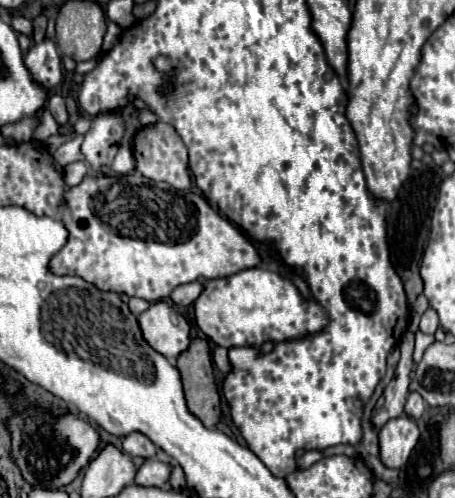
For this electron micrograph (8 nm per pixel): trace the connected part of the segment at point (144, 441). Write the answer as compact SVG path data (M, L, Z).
M140 432L126 434L122 438L122 450L130 456L144 456L144 458L154 458L156 454L156 446Z

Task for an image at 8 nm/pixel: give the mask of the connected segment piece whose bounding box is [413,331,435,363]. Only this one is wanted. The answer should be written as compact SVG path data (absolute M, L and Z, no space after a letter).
M418 331L415 334L415 346L414 346L414 353L413 353L413 360L415 363L420 362L424 351L434 341L435 341L435 338L433 335L424 334L421 331Z

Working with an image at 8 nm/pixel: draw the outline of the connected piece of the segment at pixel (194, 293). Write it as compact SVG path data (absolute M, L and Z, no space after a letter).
M188 282L188 284L174 288L170 298L178 306L190 306L200 296L200 290L202 290L202 282Z

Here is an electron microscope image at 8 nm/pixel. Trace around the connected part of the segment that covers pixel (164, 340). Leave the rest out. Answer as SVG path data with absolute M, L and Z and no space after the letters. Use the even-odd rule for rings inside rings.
M154 302L146 312L138 316L138 324L144 340L172 364L188 348L190 328L180 328L172 322L174 308L166 302Z

